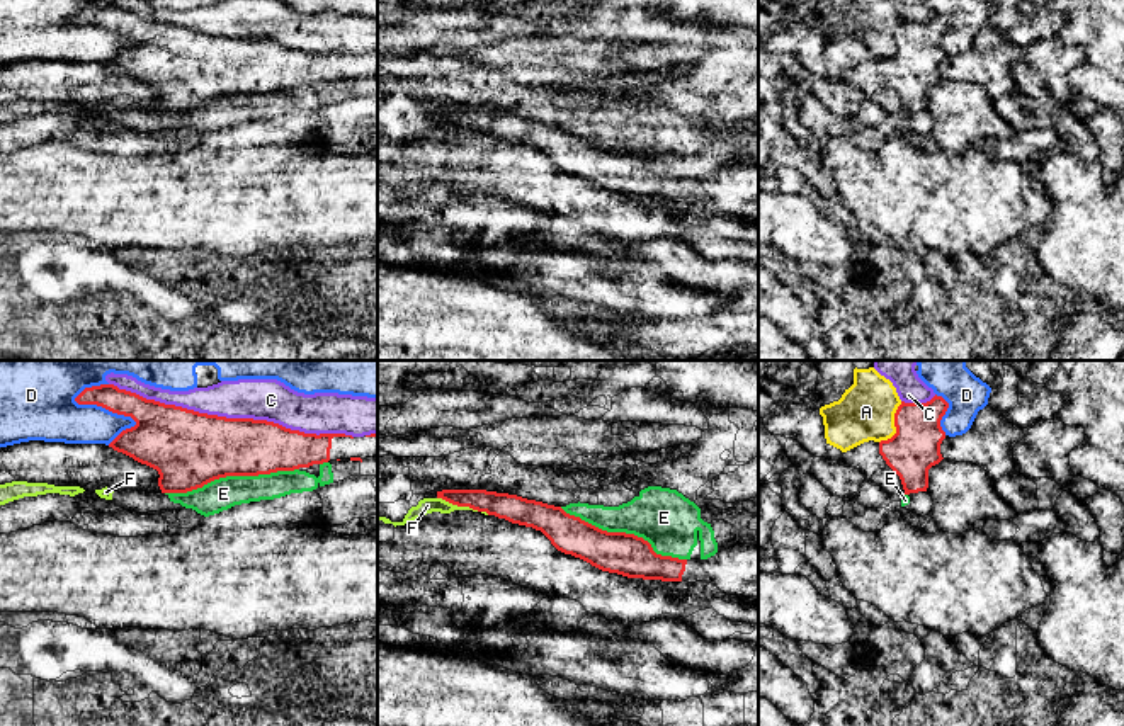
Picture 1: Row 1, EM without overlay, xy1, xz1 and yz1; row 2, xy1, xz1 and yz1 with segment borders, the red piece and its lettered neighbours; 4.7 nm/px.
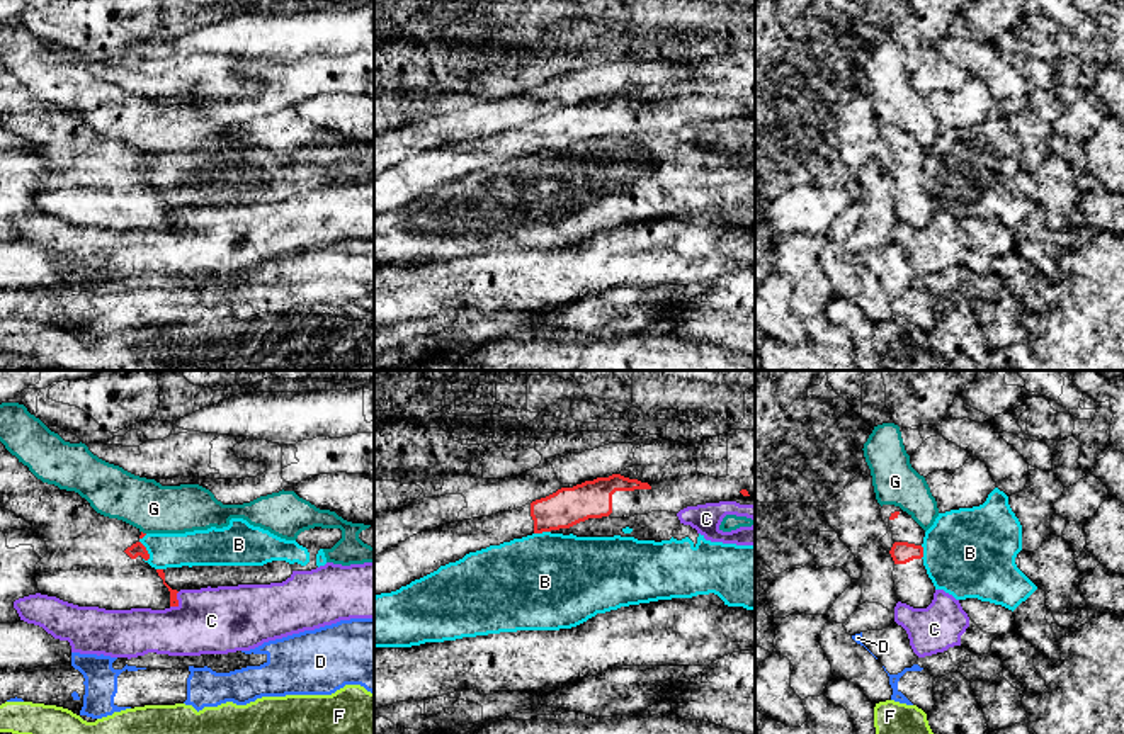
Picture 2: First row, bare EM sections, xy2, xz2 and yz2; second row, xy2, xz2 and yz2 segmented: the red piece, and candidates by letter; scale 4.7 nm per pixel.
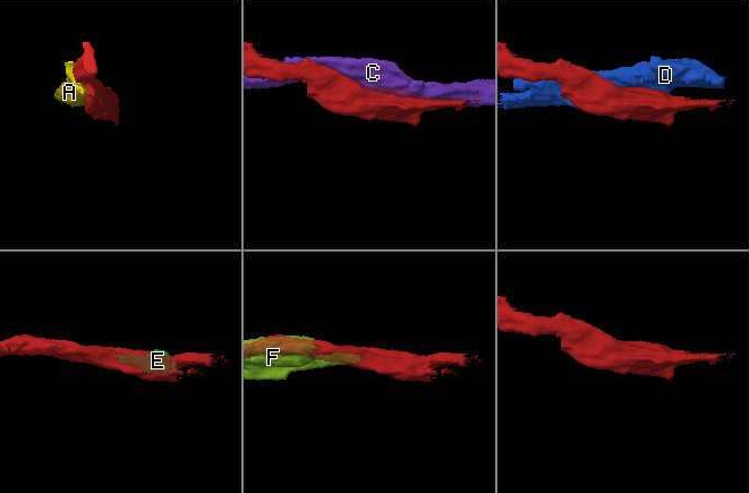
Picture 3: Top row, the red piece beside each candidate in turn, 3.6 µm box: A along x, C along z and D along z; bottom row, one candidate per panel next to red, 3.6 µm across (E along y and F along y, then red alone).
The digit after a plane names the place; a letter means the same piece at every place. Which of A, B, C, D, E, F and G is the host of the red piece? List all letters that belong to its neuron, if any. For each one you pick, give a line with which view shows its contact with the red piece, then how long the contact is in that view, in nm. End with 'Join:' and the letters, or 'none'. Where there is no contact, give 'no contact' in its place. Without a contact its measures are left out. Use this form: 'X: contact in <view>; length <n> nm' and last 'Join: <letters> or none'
Join: none

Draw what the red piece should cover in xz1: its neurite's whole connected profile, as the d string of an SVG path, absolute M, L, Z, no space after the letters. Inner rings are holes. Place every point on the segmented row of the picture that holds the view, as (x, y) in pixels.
M442 490L437 498L541 530L558 551L602 571L643 580L707 581L726 595L758 597L758 542L731 544L707 559L678 559L656 554L648 541L634 534L607 532L561 507L517 495Z

